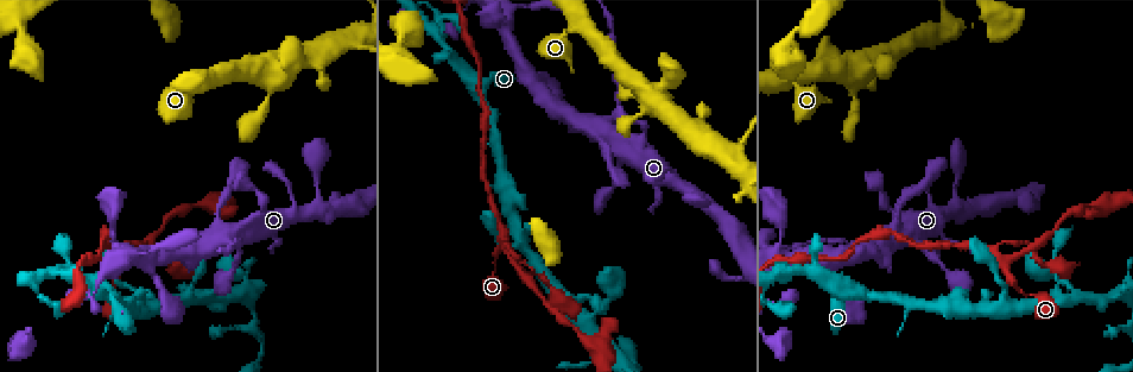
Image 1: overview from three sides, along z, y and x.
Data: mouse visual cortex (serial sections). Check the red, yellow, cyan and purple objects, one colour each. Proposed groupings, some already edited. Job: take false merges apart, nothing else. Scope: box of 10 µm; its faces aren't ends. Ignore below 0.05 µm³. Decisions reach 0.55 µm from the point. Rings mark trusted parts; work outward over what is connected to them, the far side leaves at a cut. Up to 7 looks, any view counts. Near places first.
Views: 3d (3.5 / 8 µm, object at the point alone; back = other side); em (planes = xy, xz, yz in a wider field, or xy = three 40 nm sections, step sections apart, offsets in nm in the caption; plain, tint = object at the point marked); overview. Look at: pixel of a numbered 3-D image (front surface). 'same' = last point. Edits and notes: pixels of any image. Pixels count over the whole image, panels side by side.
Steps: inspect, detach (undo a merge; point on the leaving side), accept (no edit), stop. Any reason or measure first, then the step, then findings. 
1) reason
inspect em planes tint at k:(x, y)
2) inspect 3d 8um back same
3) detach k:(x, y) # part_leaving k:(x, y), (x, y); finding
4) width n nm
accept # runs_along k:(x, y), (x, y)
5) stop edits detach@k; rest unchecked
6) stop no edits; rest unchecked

branch point
inspect 3d 8um at 1:(1006, 264)

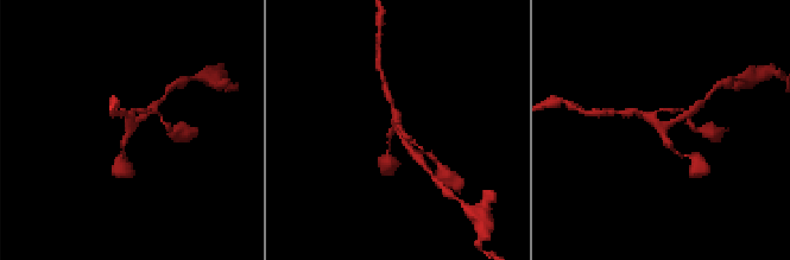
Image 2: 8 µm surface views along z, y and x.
inspect 3d 3.5um same

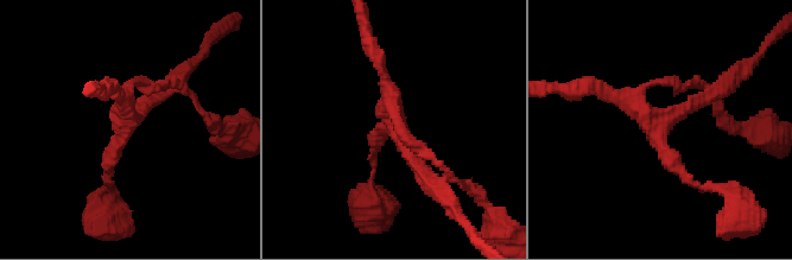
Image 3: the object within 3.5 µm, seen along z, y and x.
inspect em xy step 2 tint at 3:(656, 130)

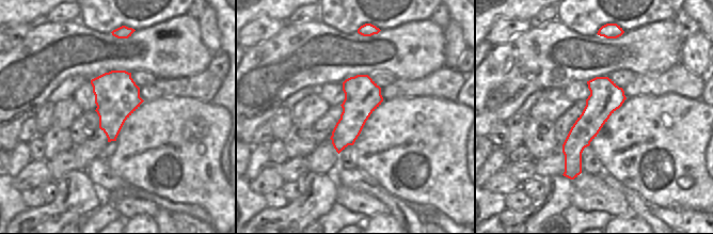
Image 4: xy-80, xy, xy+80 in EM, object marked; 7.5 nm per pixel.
accept # runs_along 4:(605, 79), (570, 175); all the same cell

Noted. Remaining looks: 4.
two arms in line, one across
inspect 3d 3.5um at 1:(482, 84)

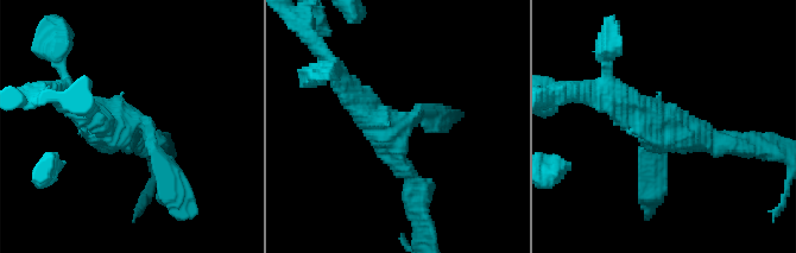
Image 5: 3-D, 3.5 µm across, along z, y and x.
arms 3; arm_widths 200, 300, 350 nm; shape alone is not enough
inspect em planes tint at 5:(129, 122)

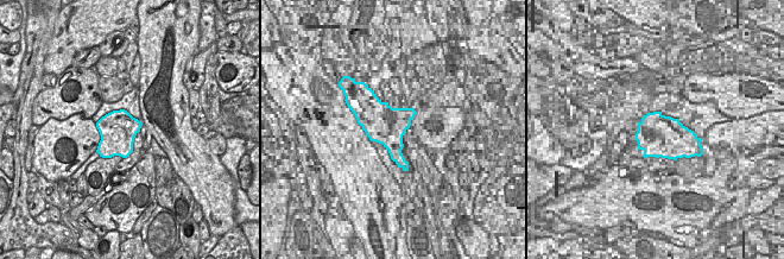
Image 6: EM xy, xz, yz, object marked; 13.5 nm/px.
accept # runs_along 5:(651, 177), (661, 122), (730, 144); continuous, no second cell

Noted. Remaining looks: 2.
calibre changes
inspect 3d 8um at 1:(849, 242)

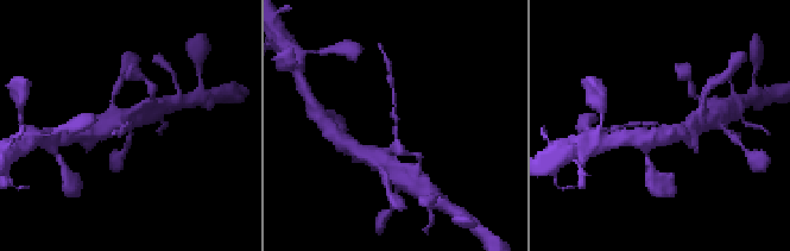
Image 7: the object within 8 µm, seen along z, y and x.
arm_widths 150, 150 nm
inspect em xy step 5 tint same

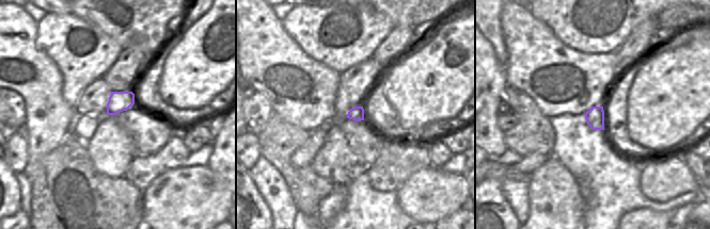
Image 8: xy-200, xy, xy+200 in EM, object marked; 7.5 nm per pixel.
accept # all the same cell

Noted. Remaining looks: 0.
stop no edits; rest unchecked

